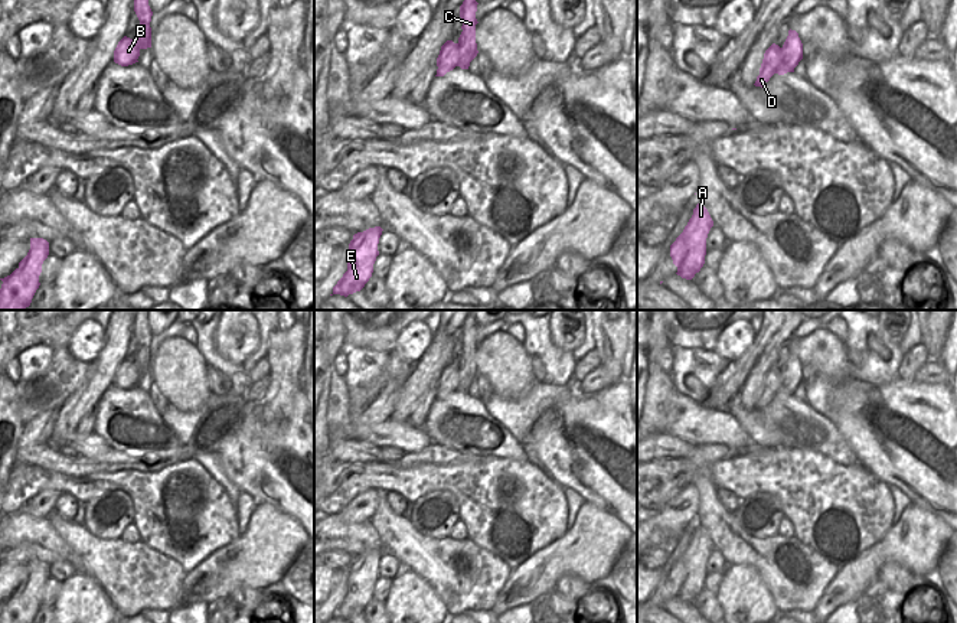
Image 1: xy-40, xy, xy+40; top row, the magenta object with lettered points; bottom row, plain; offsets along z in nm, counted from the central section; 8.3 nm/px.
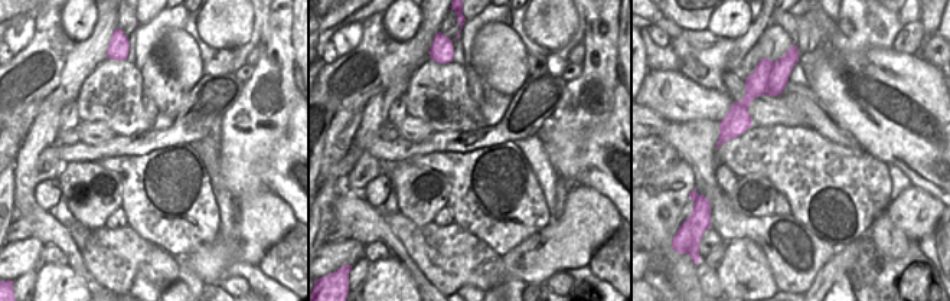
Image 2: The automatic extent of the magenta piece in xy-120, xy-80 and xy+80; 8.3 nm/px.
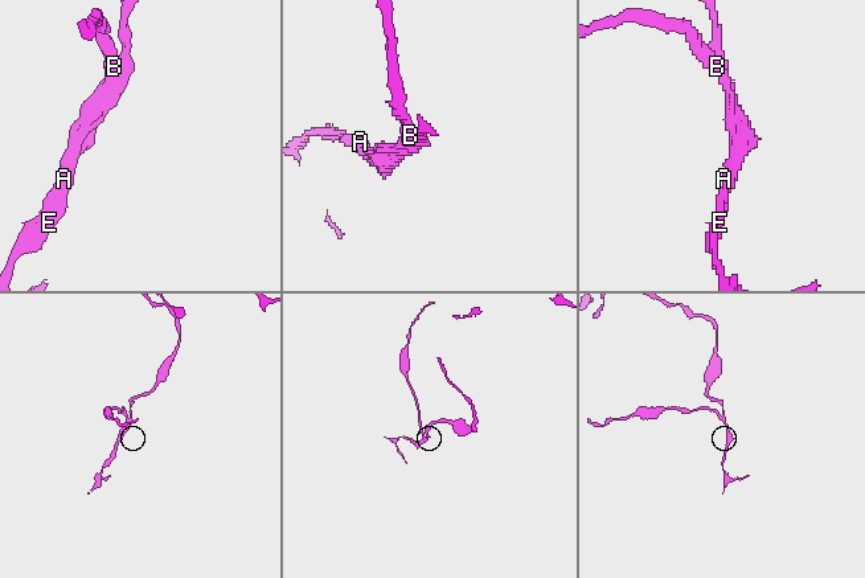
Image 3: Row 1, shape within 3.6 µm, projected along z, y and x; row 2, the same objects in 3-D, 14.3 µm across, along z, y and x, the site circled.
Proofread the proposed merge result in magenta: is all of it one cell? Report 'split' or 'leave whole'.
split

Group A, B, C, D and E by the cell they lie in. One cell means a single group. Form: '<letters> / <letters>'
A C D E / B

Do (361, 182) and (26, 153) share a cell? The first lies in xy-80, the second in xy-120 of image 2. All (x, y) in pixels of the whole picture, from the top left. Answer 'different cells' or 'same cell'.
different cells

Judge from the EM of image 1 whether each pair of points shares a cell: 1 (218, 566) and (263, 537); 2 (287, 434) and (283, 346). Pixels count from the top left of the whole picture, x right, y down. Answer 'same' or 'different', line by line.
1: same
2: same

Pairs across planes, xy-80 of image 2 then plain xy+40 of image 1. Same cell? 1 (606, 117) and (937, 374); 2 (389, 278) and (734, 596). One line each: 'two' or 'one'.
1: two
2: one

